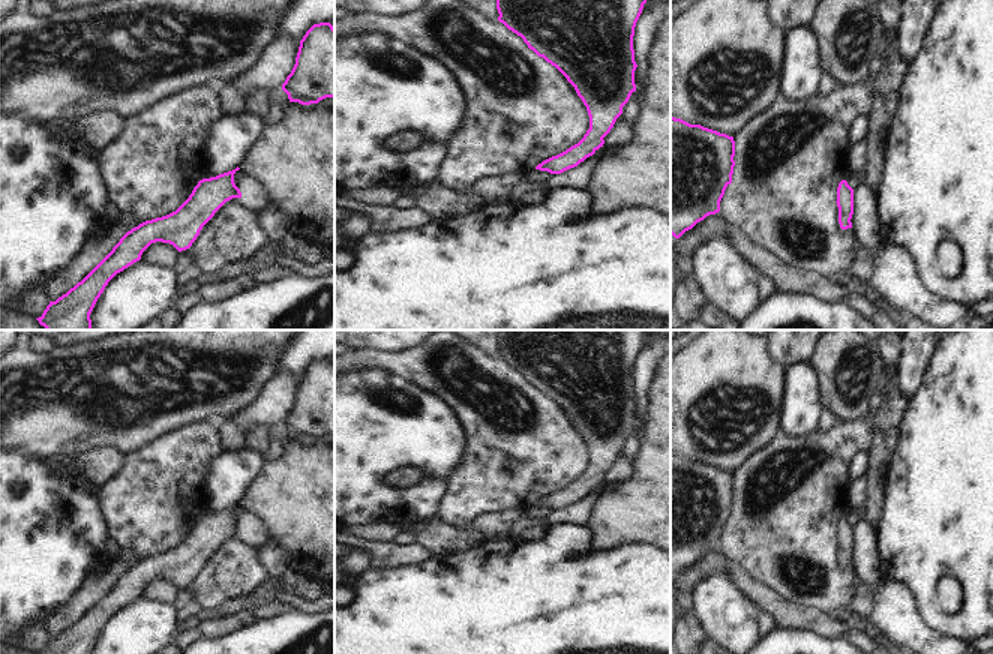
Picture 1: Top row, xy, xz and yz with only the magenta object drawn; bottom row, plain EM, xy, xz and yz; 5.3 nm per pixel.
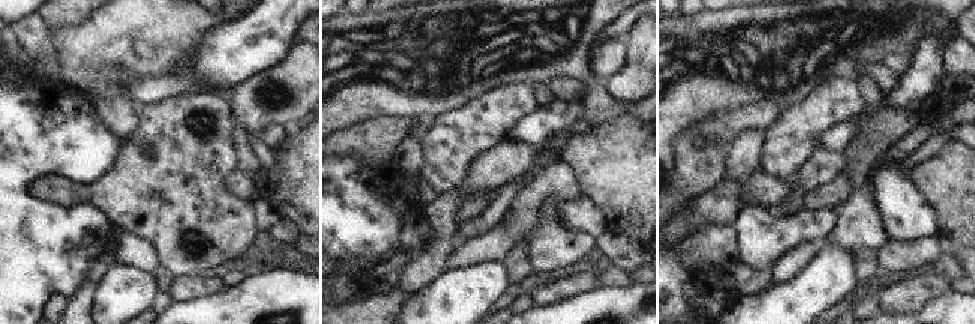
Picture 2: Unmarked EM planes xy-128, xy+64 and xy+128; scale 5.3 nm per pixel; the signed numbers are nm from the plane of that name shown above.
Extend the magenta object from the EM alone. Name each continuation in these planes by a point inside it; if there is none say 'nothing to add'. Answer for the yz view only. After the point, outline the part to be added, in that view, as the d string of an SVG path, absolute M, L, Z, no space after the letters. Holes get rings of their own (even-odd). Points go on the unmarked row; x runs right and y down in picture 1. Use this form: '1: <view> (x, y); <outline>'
nothing to add

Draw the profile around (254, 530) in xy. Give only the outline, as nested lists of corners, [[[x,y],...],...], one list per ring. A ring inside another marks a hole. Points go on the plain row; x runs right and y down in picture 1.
[[[243,506],[236,507],[234,519],[242,528],[242,537],[244,542],[260,546],[266,540],[272,538],[270,531],[262,519],[262,516],[256,512],[249,512]]]

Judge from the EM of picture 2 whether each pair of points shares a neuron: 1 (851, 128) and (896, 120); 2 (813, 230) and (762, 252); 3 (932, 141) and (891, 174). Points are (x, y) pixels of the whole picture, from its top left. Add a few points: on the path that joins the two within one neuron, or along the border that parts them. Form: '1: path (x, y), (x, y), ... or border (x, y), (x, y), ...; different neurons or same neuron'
1: border (851, 119), (858, 126), (858, 131), (843, 147); different neurons
2: path (801, 230), (785, 230), (774, 240); same neuron
3: border (900, 161), (900, 165), (908, 171); different neurons

